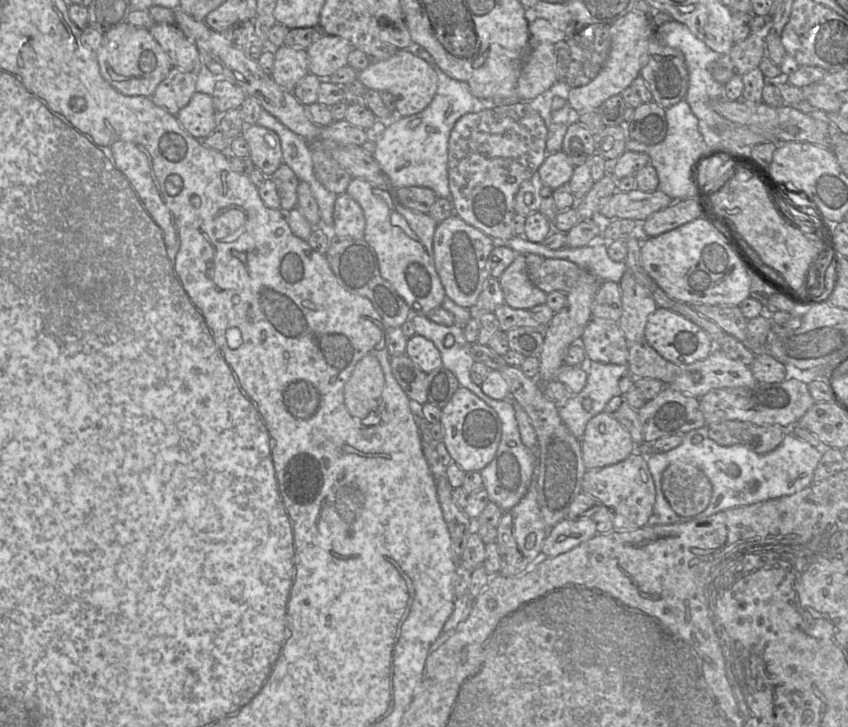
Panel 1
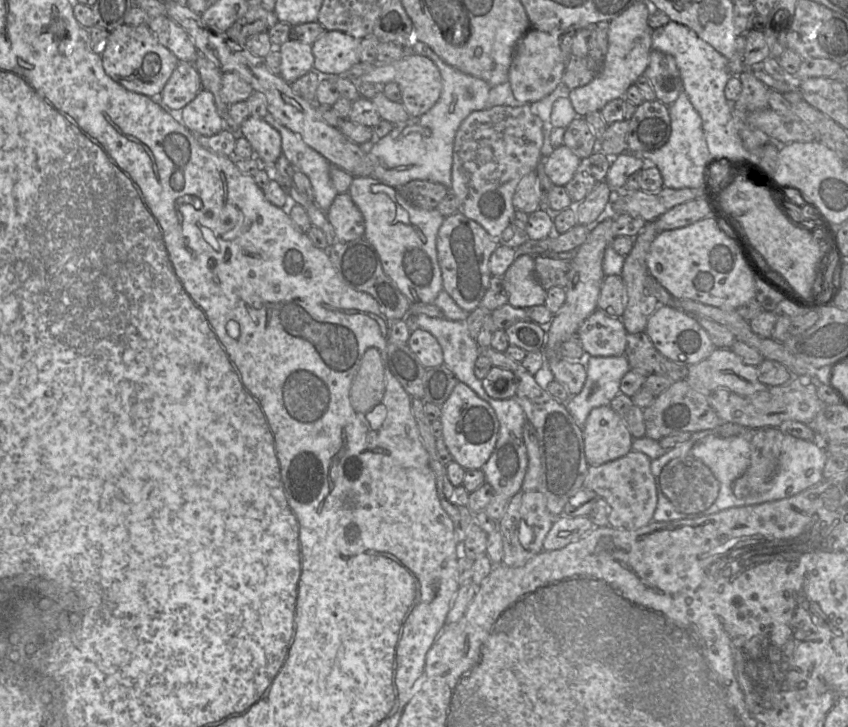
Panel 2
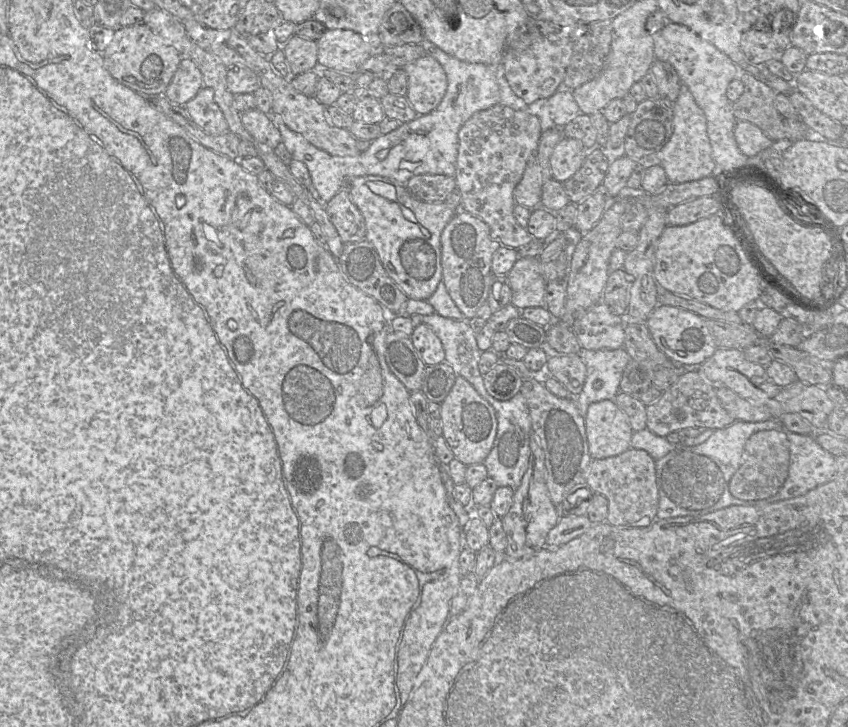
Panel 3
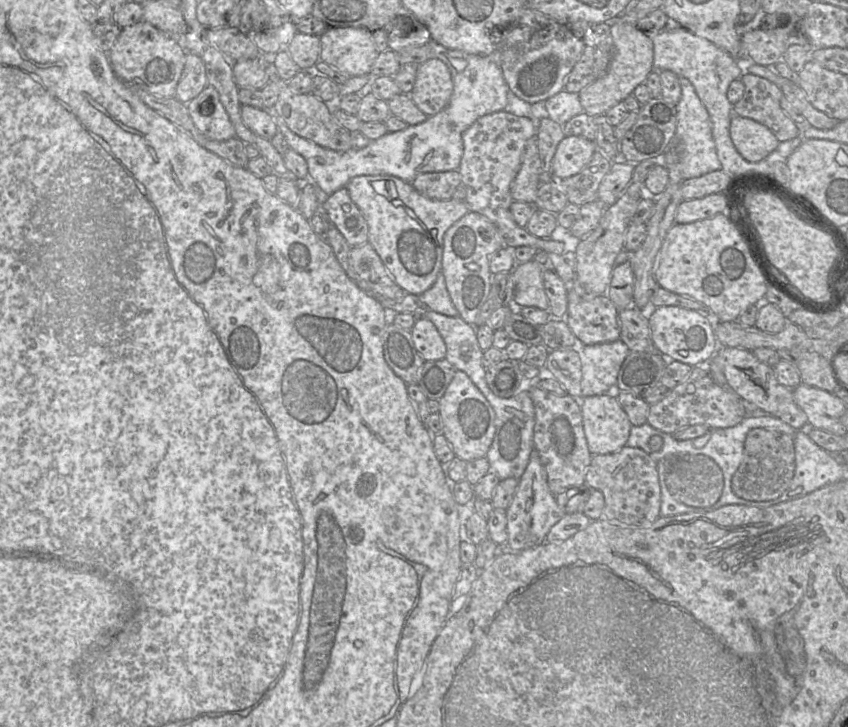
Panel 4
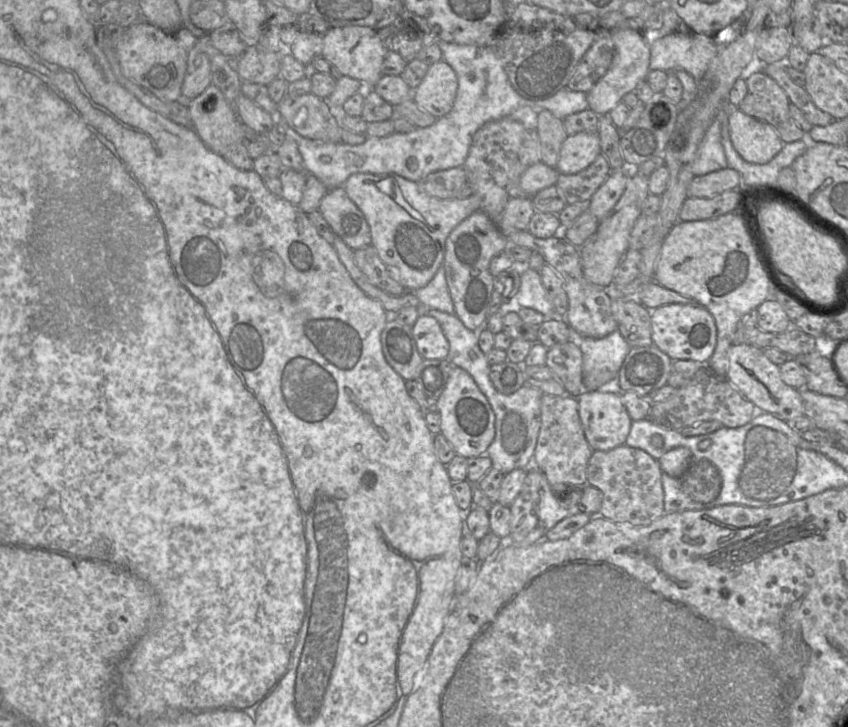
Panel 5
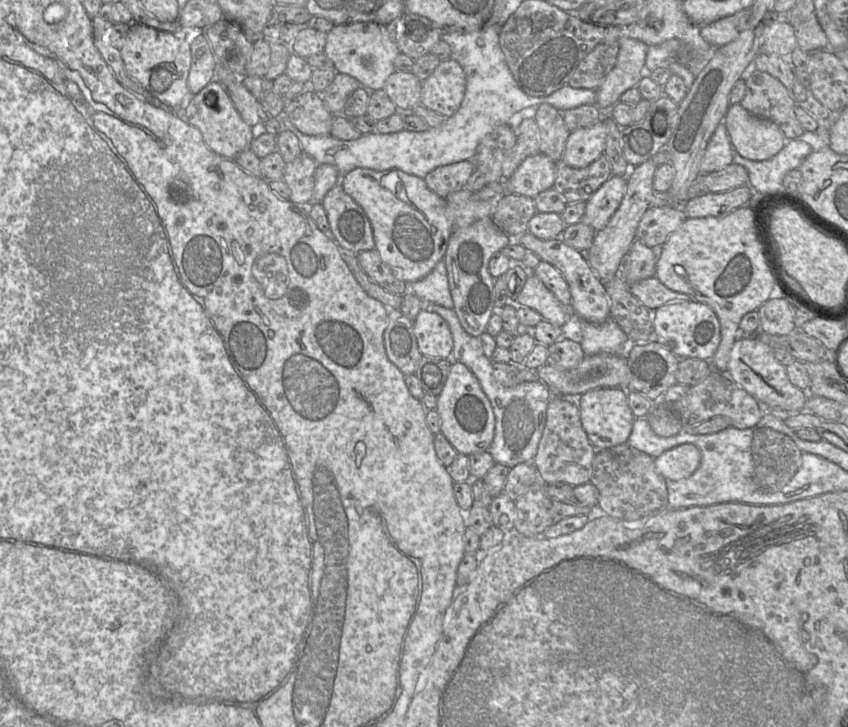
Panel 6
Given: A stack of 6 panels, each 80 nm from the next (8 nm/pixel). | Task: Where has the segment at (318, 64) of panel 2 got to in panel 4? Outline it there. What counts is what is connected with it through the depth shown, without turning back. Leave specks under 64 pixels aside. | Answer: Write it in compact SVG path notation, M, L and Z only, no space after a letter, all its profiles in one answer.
M328 28L320 41L320 60L349 77L369 76L379 55L373 33L363 28Z

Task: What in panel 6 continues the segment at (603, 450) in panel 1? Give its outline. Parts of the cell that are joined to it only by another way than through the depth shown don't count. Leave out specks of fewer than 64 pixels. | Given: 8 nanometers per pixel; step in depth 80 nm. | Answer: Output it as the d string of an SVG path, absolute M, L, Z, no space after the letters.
M620 387L597 388L581 395L580 420L589 441L597 450L627 443L635 420L627 395L628 392Z

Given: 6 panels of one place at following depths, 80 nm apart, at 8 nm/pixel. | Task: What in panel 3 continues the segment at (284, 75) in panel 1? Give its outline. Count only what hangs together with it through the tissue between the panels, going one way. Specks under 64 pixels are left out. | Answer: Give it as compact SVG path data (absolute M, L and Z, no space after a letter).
M294 34L282 47L293 76L312 71L318 63L317 41Z

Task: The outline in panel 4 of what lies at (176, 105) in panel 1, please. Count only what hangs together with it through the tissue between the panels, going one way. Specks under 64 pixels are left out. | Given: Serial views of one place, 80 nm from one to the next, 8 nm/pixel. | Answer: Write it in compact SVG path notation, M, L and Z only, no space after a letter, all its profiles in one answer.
M186 53L185 66L177 84L175 98L187 105L208 85L203 60L194 54Z

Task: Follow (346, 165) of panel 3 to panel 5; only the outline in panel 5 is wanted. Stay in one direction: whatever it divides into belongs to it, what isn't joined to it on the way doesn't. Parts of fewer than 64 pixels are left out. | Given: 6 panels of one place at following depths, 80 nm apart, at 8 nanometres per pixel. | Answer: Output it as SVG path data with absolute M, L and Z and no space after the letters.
M443 40L436 43L442 51L443 60L457 75L458 89L451 111L428 127L416 127L408 133L395 132L384 137L367 137L362 144L350 145L305 138L276 114L275 124L297 143L305 171L319 179L328 191L343 186L348 177L355 173L397 174L418 182L430 173L461 167L467 159L474 134L483 125L508 117L523 106L538 108L535 103L541 100L526 99L512 87L494 48L459 45Z

